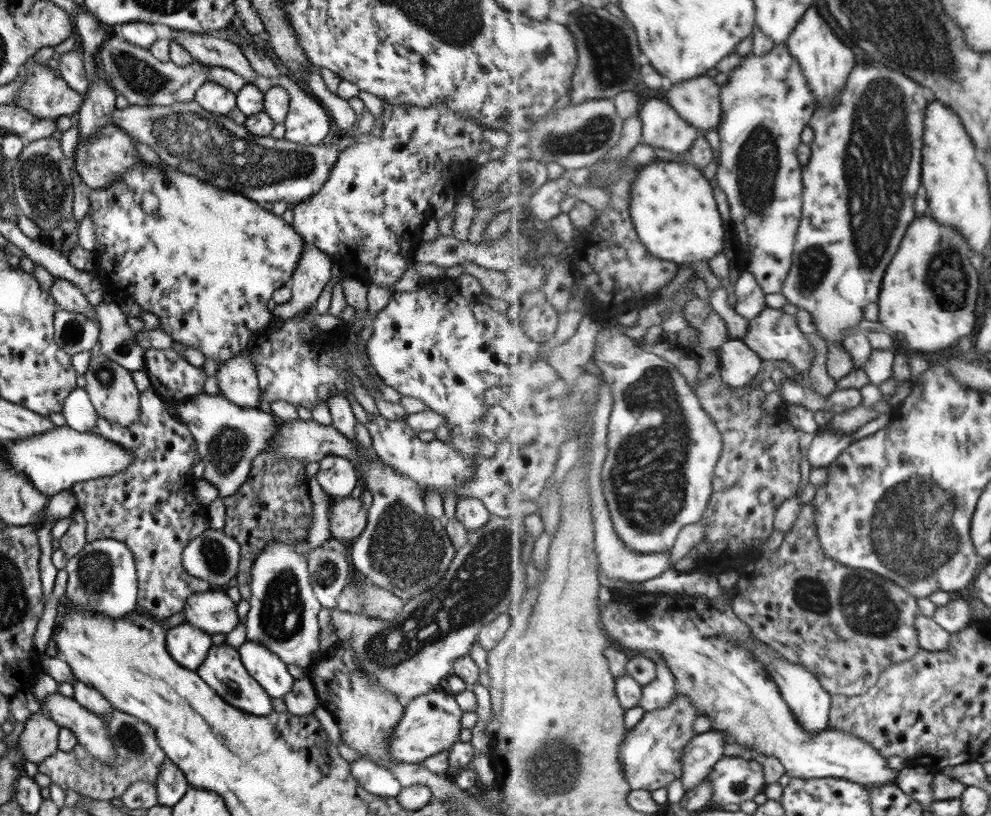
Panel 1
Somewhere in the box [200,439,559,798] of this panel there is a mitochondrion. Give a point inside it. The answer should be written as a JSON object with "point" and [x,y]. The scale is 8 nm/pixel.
{"point":[481,582]}

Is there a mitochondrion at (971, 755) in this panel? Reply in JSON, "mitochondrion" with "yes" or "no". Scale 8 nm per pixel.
{"mitochondrion":"no"}

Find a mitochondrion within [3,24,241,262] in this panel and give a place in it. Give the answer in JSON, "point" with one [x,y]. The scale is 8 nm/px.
{"point":[41,182]}

